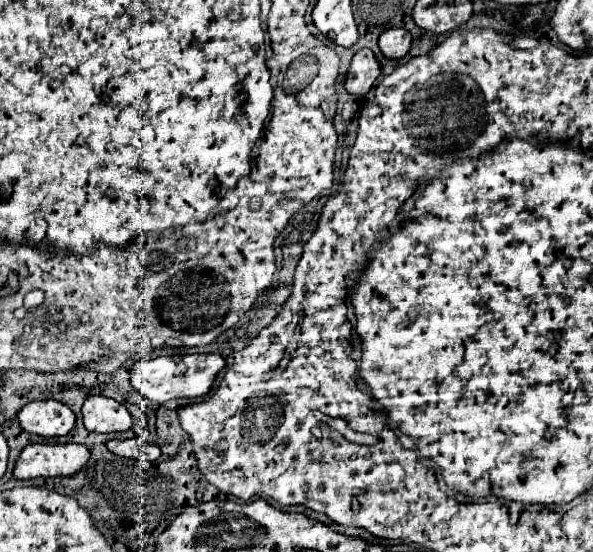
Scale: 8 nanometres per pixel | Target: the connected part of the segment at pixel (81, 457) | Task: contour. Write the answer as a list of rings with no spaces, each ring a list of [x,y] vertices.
[[[30,444],[20,452],[14,476],[74,476],[86,466],[88,460],[90,450],[82,444]]]

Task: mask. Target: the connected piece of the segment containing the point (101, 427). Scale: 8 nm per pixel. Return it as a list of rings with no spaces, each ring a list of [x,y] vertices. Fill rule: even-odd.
[[[90,396],[84,402],[82,416],[90,432],[124,432],[134,424],[132,414],[120,402],[106,396]]]

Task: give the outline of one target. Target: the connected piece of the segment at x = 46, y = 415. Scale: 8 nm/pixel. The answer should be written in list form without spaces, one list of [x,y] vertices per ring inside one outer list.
[[[42,400],[42,402],[26,404],[20,410],[18,420],[26,432],[54,438],[54,436],[66,436],[74,428],[76,416],[62,402]]]

